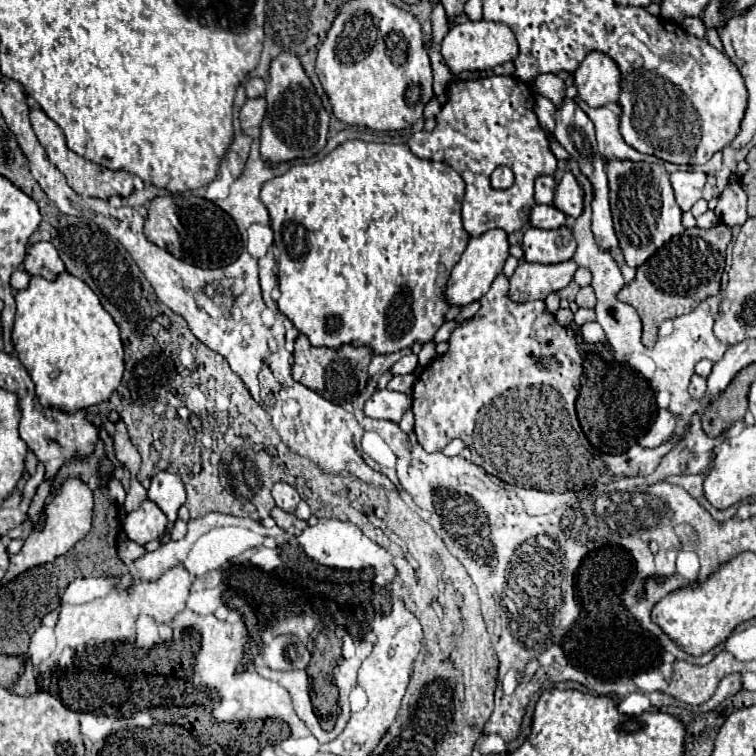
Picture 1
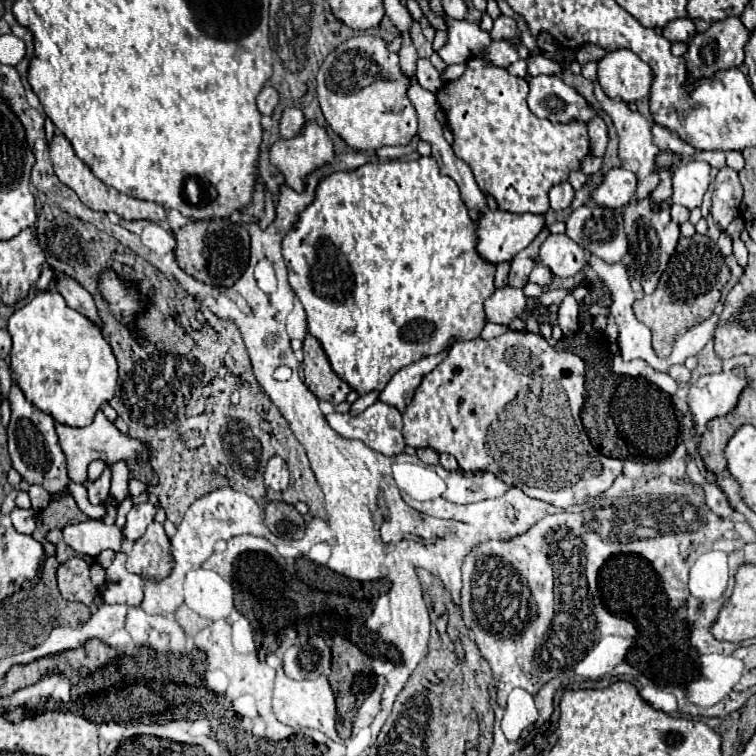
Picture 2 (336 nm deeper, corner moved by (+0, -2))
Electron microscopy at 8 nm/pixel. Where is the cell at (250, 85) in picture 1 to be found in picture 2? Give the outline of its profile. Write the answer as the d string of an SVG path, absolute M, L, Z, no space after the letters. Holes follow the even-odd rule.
M265 85L257 97L257 109L263 113L263 115L271 115L275 105L279 101L279 93L271 87L271 85Z

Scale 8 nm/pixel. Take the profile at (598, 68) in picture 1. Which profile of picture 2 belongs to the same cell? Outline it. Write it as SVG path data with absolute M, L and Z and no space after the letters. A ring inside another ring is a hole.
M629 49L611 51L597 63L597 81L611 99L621 99L625 103L645 99L651 79L651 67Z

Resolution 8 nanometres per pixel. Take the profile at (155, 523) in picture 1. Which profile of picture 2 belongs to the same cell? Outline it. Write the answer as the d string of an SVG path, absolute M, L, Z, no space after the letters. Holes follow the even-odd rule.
M153 521L145 535L135 541L127 557L127 569L145 579L161 579L169 573L169 537L161 523Z

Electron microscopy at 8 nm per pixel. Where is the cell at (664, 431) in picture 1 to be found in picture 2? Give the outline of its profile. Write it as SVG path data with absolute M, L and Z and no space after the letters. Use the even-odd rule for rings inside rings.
M719 373L701 377L687 395L687 413L699 427L707 425L711 419L727 415L735 405L747 379L741 373Z

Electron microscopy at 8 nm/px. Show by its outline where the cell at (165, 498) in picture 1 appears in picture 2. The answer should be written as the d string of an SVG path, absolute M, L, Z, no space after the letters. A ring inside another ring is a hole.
M149 501L133 505L131 511L127 513L127 529L123 531L123 539L137 541L145 533L147 525L155 519L155 513L157 513L157 507Z

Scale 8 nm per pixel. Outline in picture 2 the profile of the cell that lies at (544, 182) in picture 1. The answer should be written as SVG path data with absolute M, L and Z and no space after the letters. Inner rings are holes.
M563 181L563 183L557 183L549 189L549 203L551 203L551 209L559 211L559 209L567 209L573 201L573 187Z

